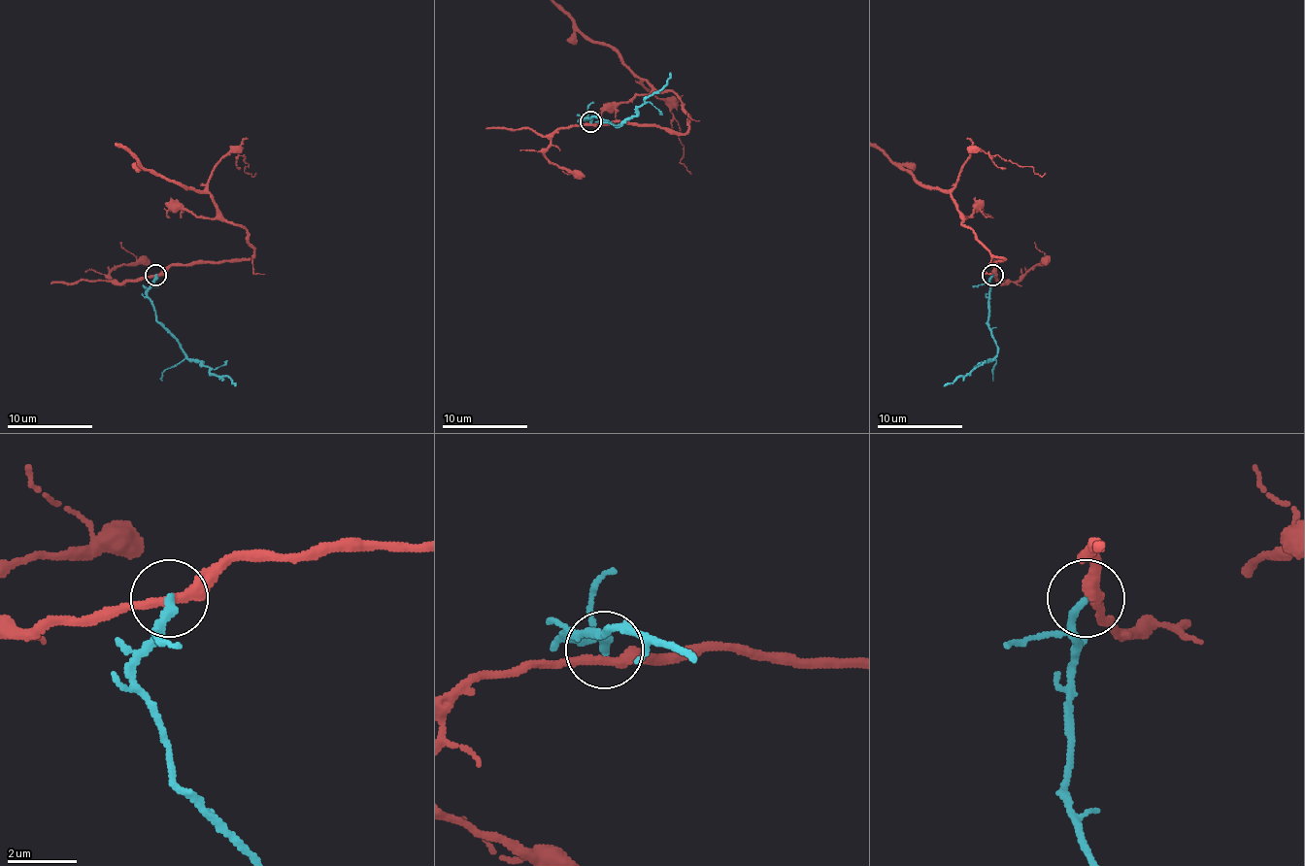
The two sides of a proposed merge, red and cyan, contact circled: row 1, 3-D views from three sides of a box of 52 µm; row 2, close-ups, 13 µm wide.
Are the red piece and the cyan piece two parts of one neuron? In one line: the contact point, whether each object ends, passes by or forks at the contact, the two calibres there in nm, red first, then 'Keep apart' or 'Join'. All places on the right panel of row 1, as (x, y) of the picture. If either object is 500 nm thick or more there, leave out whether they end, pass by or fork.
Place: (992, 275). At the ring red passes by. At the ring cyan ends. Thickness 280 nm (red) against 240 nm. Keep apart

